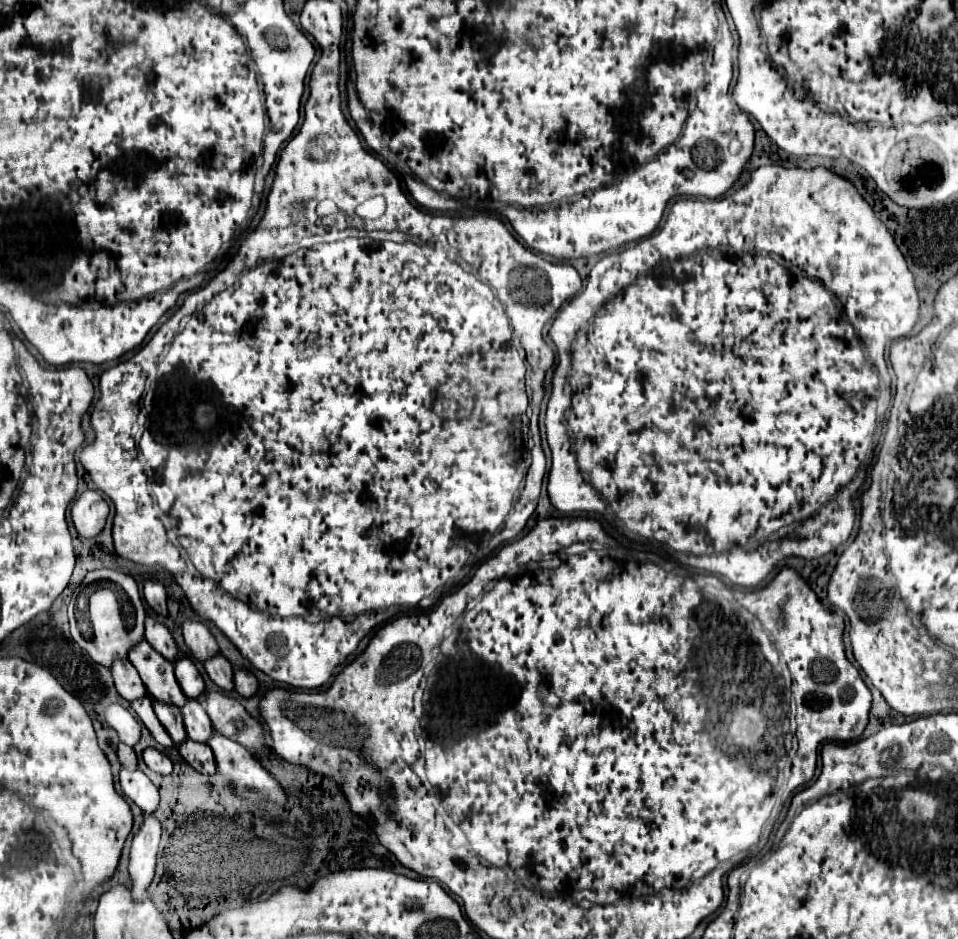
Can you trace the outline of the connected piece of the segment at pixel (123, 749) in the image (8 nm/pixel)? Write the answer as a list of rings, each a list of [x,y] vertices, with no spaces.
[[[124,743],[118,745],[118,759],[120,759],[120,763],[122,763],[126,769],[136,769],[136,765],[138,765],[138,759],[136,759],[134,749],[128,747],[128,745],[124,745]]]

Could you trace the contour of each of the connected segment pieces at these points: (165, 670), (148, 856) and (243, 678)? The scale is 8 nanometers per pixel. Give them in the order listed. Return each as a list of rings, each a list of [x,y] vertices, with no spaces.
[[[146,639],[136,643],[134,647],[130,647],[128,659],[140,673],[148,693],[156,701],[182,707],[182,699],[186,695],[182,693],[182,689],[174,677],[174,665],[170,665],[170,661],[164,655],[154,651],[154,647],[150,647],[150,643],[146,643]]]
[[[144,815],[144,823],[140,831],[134,835],[130,849],[130,877],[134,899],[146,897],[146,887],[154,877],[160,837],[162,837],[162,823],[154,815]]]
[[[234,667],[234,689],[242,697],[250,697],[258,689],[258,679],[244,667]]]

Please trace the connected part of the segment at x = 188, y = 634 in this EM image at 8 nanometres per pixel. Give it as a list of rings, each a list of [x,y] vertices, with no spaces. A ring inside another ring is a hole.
[[[186,619],[182,633],[184,633],[186,647],[198,661],[206,661],[218,653],[216,639],[200,619]]]

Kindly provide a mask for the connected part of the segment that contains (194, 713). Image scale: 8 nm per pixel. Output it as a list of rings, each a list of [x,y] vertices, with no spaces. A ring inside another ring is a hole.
[[[186,699],[184,707],[180,711],[182,711],[182,719],[184,719],[188,737],[192,741],[206,743],[206,739],[210,737],[210,731],[212,731],[212,723],[206,717],[206,711],[202,709],[202,705],[196,699]]]

